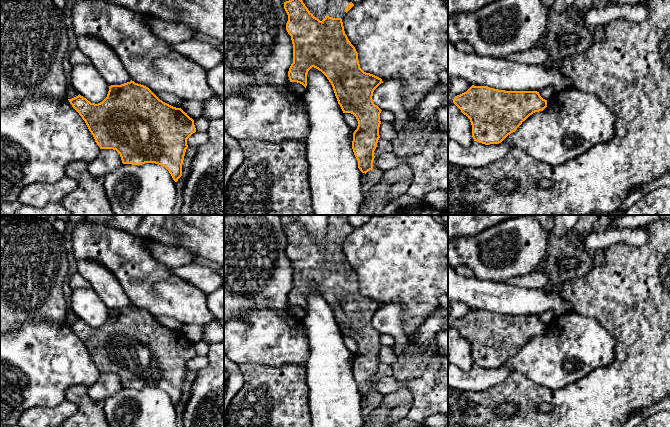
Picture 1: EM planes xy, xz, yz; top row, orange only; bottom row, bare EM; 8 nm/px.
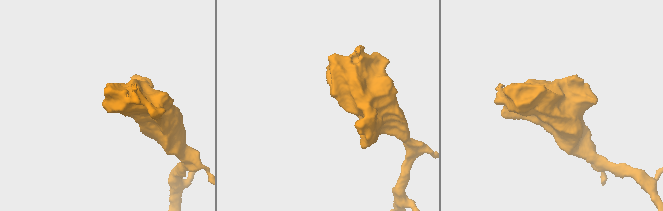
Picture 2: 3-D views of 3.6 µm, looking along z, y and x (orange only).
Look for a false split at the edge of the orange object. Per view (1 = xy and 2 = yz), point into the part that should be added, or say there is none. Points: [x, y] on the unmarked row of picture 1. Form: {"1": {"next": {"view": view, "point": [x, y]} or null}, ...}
{"1": {"next": null}, "2": {"next": null}}

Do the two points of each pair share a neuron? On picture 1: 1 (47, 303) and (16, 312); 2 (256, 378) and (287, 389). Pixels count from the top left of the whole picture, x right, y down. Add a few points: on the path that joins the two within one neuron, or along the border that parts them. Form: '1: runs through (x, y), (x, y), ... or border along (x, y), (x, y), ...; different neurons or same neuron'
1: runs through (39, 303), (24, 304); same neuron
2: runs through (264, 385), (268, 389), (279, 389); same neuron

